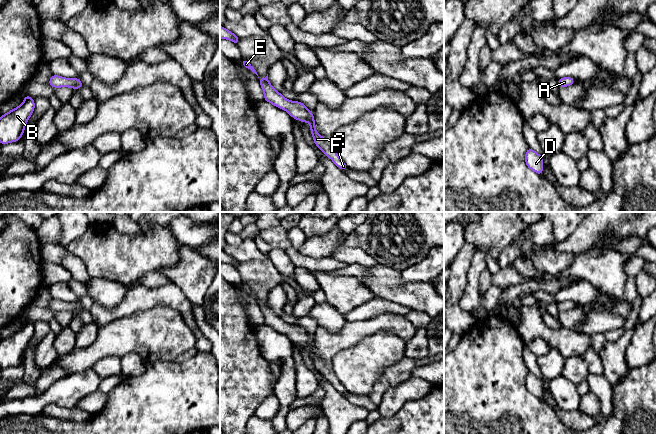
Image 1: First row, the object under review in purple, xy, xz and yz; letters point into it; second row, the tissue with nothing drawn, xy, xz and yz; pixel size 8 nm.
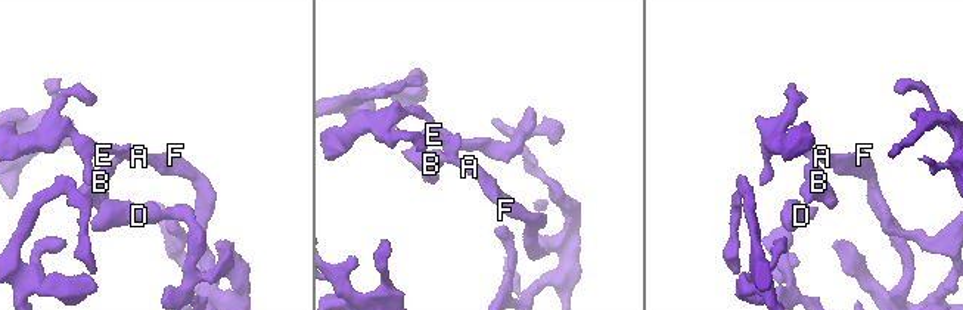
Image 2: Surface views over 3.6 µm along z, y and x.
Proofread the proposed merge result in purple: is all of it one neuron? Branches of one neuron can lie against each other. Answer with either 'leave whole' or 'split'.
leave whole

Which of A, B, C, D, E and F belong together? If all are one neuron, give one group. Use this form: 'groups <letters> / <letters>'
groups A B C D E F

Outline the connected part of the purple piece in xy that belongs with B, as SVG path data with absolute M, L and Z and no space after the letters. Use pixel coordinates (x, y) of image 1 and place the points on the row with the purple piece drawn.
M24 95L24 102L0 117L0 144L17 142L24 133L28 119L35 109L34 98Z

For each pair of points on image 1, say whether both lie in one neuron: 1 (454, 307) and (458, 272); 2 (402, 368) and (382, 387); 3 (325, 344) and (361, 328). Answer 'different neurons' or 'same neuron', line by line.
1: same neuron
2: same neuron
3: same neuron

